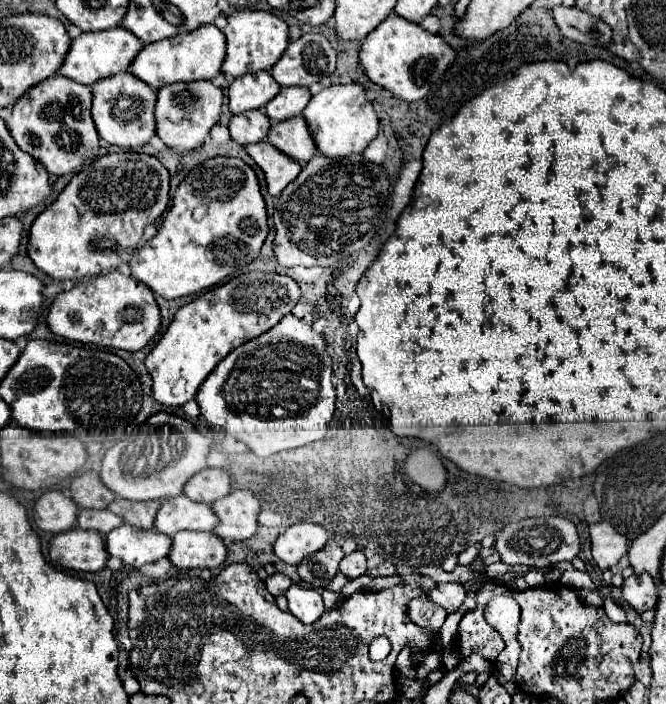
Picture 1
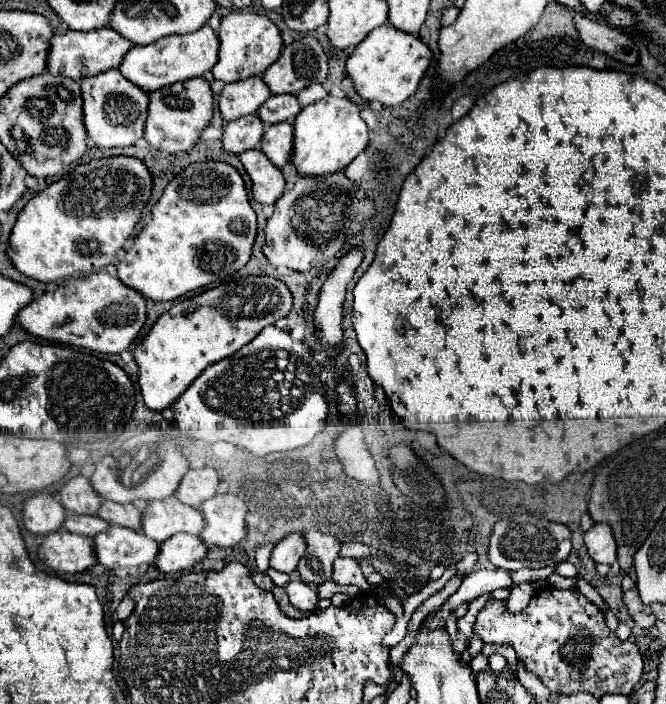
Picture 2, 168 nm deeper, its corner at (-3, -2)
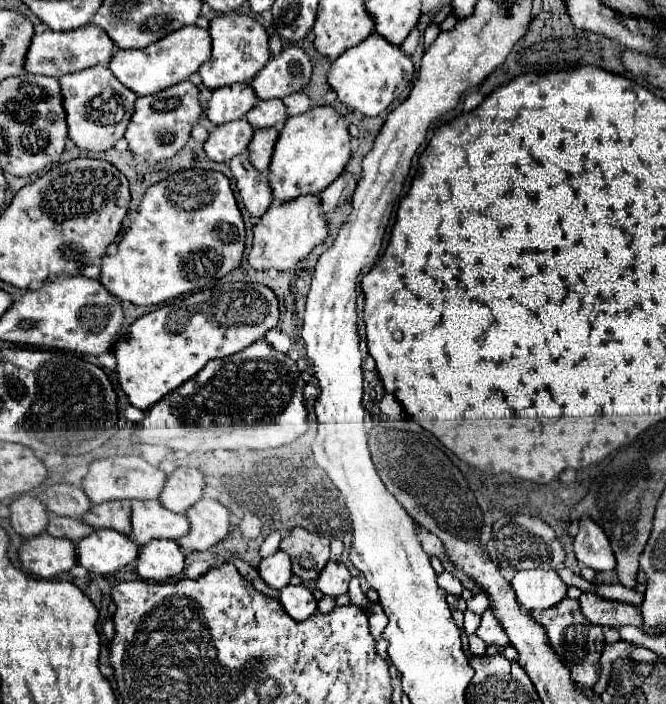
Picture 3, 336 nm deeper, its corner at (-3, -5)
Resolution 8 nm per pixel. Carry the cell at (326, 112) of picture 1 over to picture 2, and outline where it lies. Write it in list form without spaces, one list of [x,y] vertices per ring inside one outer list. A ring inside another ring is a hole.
[[[324,97],[302,107],[294,121],[294,155],[292,161],[300,175],[326,175],[346,169],[368,147],[368,125],[360,117],[358,105],[348,97]]]

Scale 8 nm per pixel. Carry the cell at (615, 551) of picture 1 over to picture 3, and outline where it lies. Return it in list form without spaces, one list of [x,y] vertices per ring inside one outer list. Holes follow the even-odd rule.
[[[588,516],[580,518],[578,534],[574,538],[574,554],[596,572],[610,572],[616,568],[616,558],[604,530]]]

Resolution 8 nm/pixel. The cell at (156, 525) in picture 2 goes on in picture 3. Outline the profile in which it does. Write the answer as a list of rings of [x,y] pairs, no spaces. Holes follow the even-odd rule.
[[[134,500],[130,518],[134,540],[140,546],[152,538],[176,540],[188,534],[188,518],[166,510],[158,500]]]

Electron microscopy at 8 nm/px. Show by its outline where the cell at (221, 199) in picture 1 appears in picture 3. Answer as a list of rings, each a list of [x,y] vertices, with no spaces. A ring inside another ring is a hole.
[[[182,170],[170,174],[166,180],[150,186],[138,206],[138,218],[128,226],[118,252],[104,256],[100,264],[98,282],[120,302],[134,306],[162,304],[180,294],[202,290],[214,280],[224,278],[228,272],[240,266],[244,254],[244,222],[236,204],[230,182],[224,174],[214,170]]]

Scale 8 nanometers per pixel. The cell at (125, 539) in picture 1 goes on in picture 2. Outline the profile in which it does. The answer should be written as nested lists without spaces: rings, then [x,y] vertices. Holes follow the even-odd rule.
[[[112,525],[108,531],[94,537],[94,551],[100,565],[106,569],[120,569],[154,563],[160,545],[144,533]]]

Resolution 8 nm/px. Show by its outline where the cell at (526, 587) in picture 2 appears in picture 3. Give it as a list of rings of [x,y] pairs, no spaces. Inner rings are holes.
[[[486,610],[482,614],[482,622],[476,630],[476,636],[480,636],[486,644],[496,644],[496,646],[506,646],[508,644],[508,638],[506,638],[504,630],[500,630],[500,622],[496,622],[496,618],[490,610]]]

